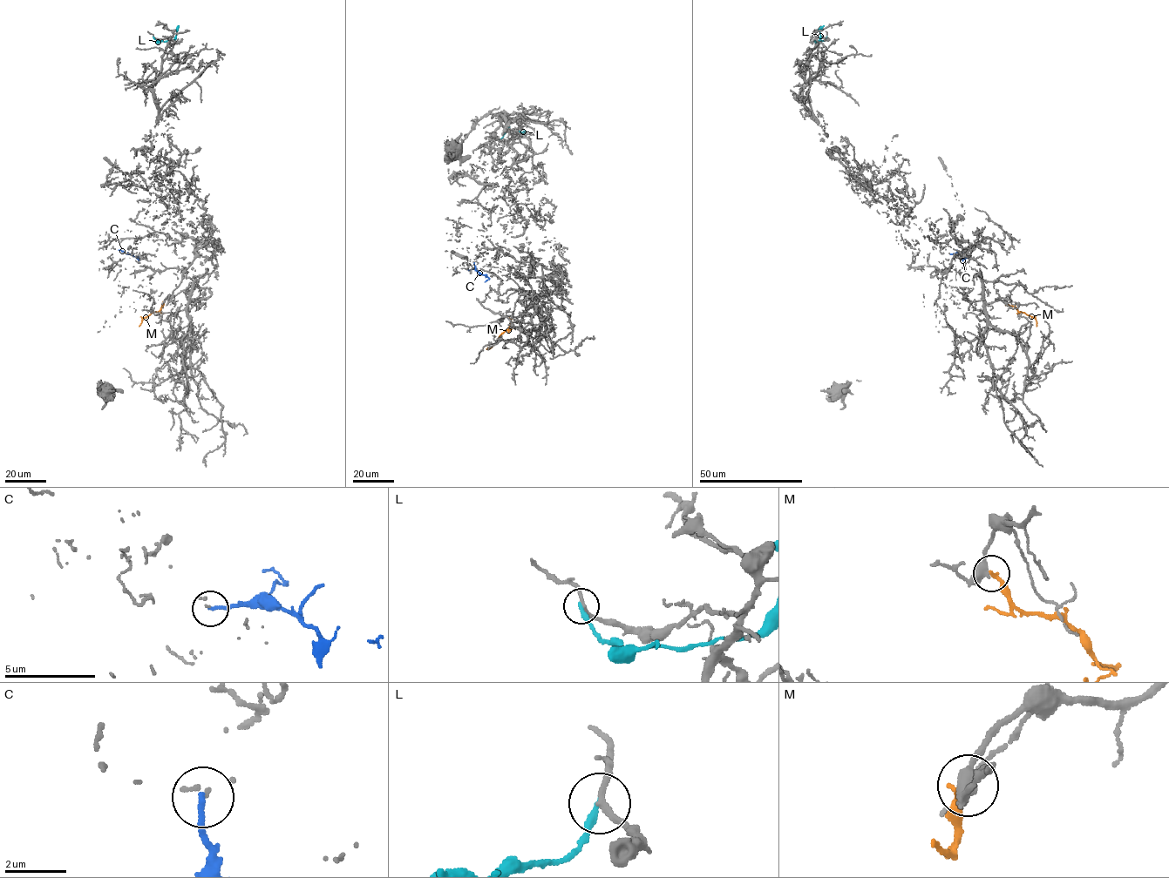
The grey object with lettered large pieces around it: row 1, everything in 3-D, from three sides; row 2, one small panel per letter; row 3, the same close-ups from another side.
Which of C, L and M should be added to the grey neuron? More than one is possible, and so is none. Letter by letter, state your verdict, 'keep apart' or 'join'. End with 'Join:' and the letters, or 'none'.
C: keep apart
L: keep apart
M: keep apart
Join: none

